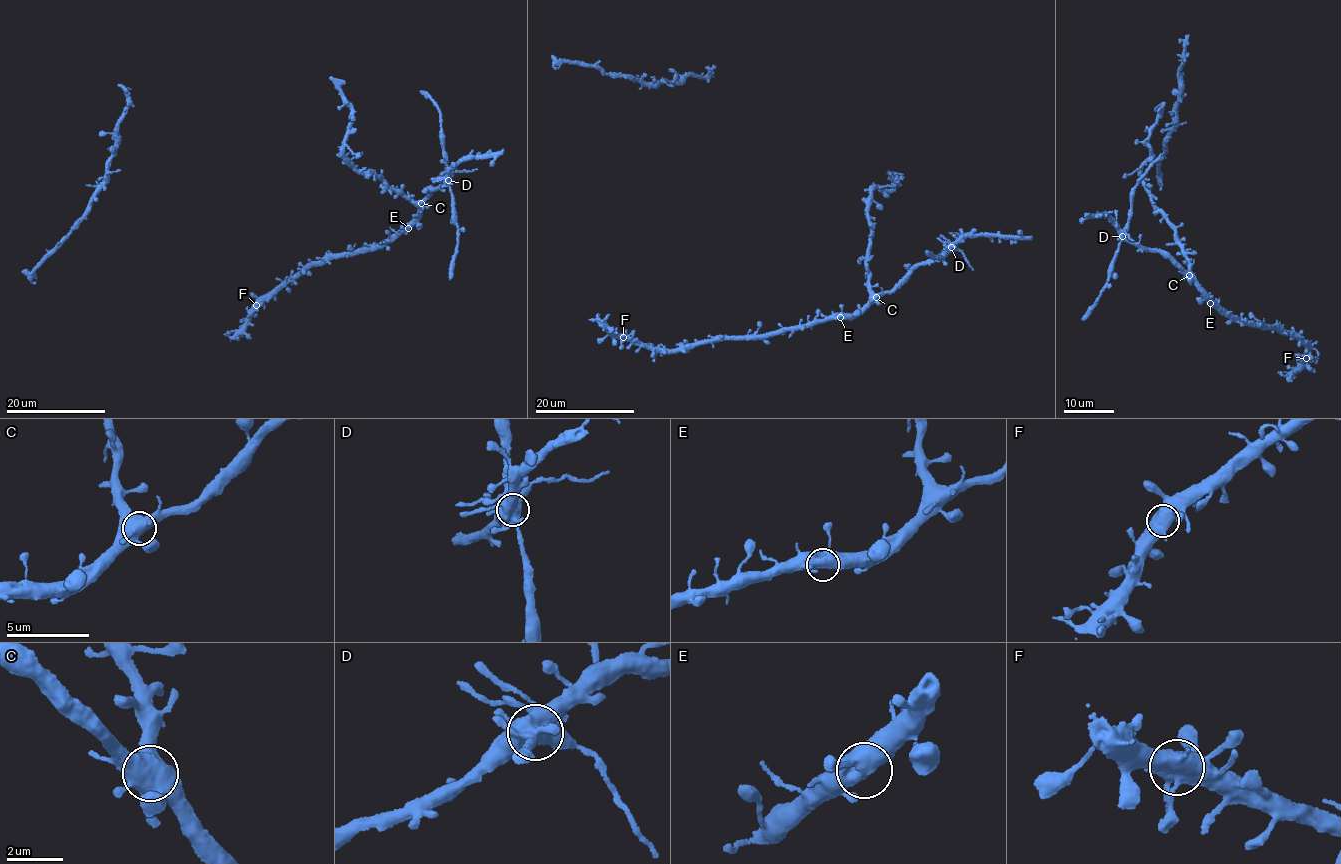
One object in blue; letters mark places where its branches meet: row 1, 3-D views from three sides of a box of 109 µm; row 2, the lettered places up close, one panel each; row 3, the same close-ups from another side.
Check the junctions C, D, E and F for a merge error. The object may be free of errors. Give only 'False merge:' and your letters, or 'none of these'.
False merge: D

